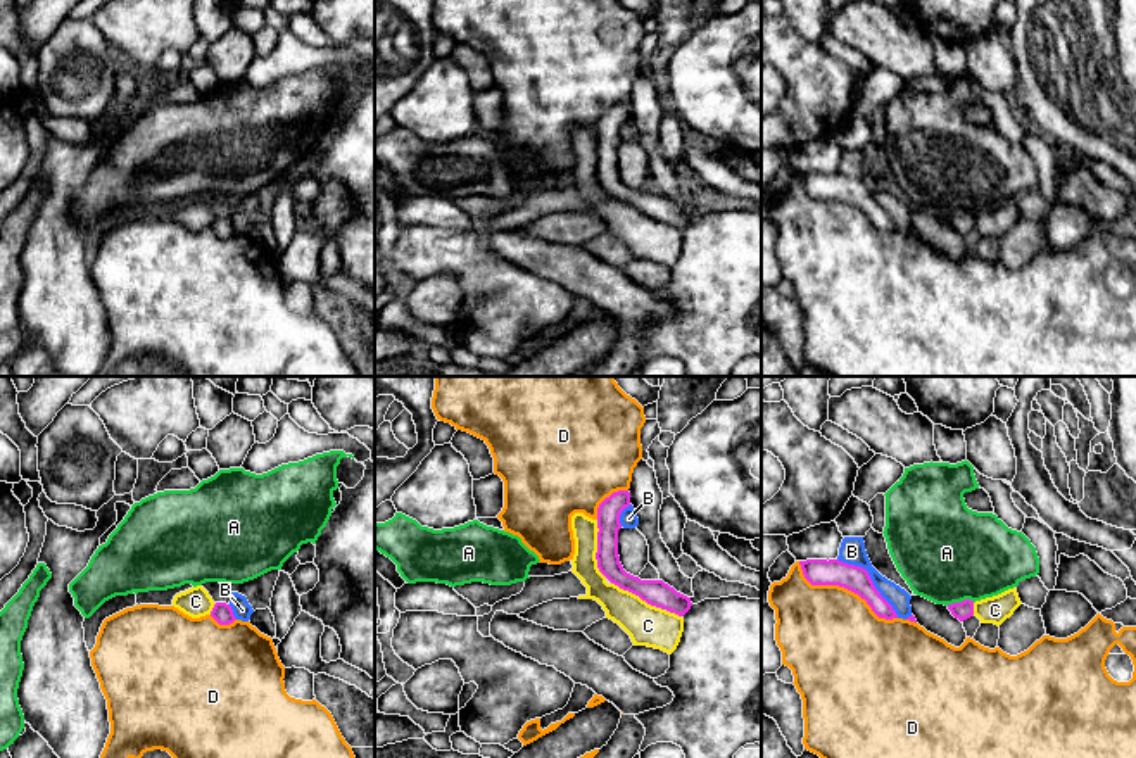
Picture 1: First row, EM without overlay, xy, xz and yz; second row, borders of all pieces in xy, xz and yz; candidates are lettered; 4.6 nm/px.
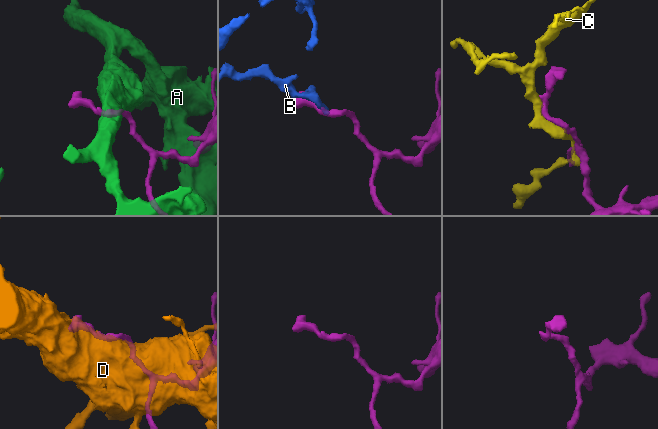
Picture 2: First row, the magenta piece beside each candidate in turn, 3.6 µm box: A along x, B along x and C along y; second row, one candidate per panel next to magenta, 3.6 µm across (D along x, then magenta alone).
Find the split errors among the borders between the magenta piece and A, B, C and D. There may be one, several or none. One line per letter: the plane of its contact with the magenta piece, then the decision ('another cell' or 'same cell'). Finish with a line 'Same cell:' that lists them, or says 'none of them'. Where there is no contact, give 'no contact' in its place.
A: yz | another cell
B: yz | another cell
C: xz | another cell
D: yz | another cell
Same cell: none of them

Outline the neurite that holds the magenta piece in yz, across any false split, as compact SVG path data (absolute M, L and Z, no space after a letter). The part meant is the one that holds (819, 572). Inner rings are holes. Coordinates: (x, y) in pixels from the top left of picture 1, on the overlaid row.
M806 559L799 561L805 578L811 585L839 585L867 601L879 618L898 618L893 606L875 589L868 572L861 566L848 565L839 559Z

